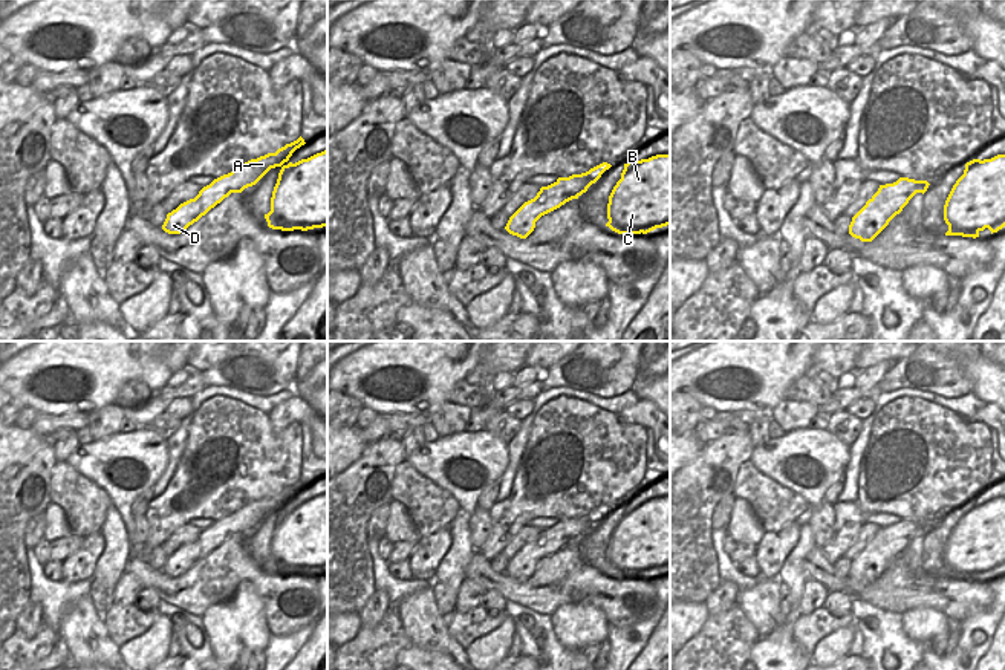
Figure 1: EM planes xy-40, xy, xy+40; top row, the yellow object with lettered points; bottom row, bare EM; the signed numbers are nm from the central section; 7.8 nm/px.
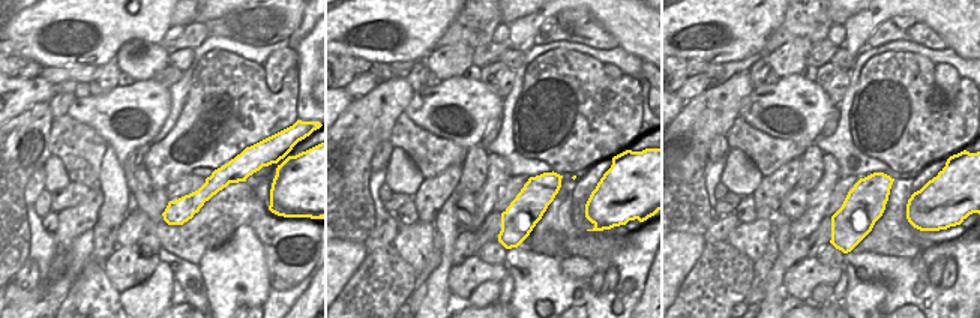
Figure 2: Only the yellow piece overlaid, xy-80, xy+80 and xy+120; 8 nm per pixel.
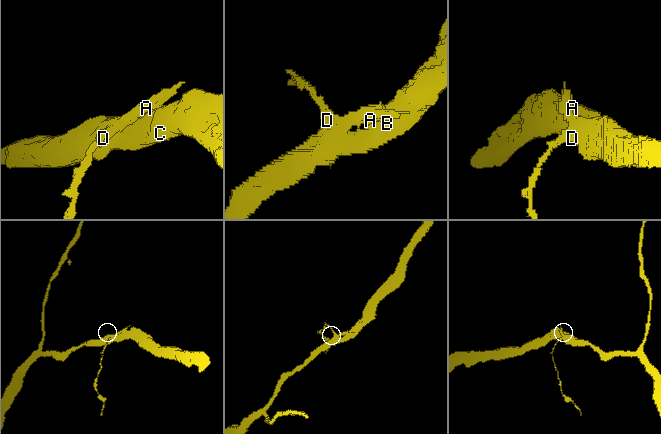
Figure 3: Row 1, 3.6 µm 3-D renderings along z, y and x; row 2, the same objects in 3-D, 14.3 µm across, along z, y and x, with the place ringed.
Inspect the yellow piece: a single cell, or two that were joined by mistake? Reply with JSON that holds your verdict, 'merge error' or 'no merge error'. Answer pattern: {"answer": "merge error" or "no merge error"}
{"answer": "no merge error"}

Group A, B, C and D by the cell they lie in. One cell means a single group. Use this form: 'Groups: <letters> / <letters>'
Groups: A B C D.

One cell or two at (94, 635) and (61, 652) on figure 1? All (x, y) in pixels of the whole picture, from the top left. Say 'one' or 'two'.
two

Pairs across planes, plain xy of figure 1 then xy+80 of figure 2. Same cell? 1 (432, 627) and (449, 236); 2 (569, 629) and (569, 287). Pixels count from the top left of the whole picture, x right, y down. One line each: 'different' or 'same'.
1: different
2: different

